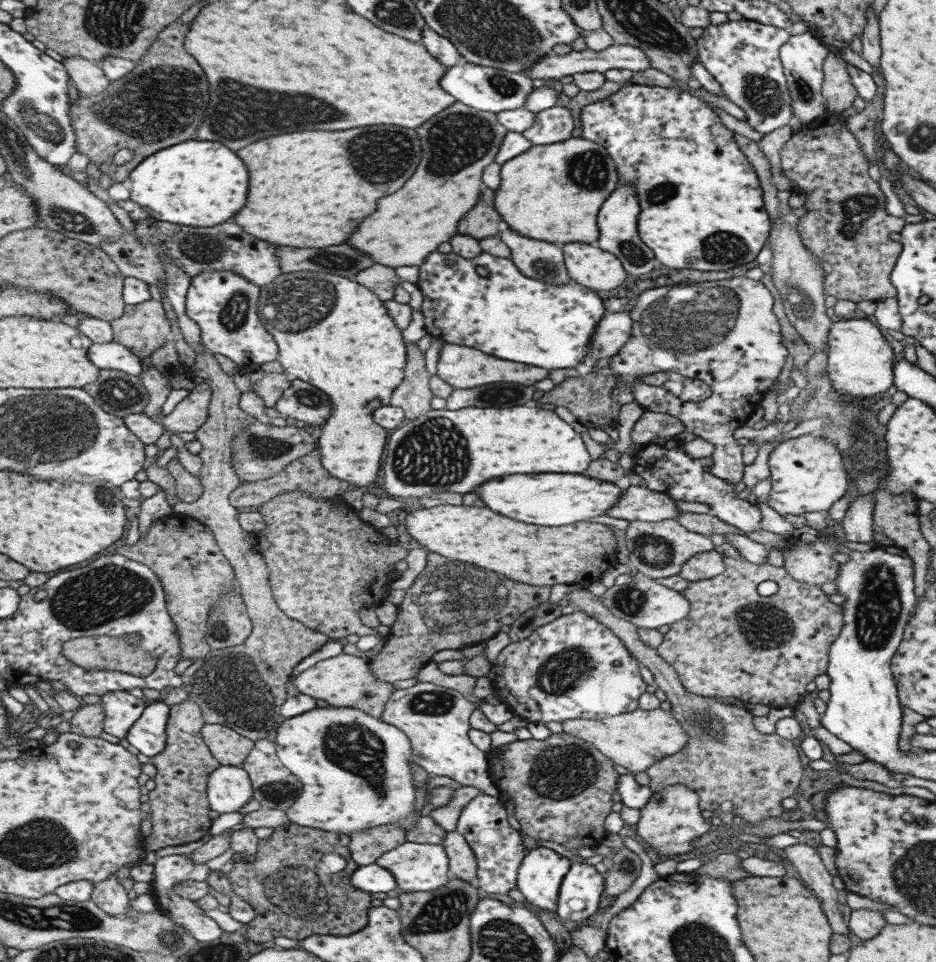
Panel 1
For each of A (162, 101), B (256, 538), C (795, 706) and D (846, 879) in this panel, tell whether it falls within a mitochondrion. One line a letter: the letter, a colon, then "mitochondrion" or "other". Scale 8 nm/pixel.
A: mitochondrion
B: other
C: other
D: other

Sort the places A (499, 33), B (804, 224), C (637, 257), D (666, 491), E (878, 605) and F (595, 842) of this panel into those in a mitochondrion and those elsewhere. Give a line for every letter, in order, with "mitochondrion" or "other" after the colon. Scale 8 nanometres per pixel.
A: mitochondrion
B: other
C: mitochondrion
D: other
E: mitochondrion
F: other

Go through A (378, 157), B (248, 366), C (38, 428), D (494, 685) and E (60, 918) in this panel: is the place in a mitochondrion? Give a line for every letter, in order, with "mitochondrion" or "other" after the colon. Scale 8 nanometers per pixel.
A: mitochondrion
B: other
C: mitochondrion
D: other
E: mitochondrion

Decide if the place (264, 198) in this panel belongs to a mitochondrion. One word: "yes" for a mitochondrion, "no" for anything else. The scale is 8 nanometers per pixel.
no

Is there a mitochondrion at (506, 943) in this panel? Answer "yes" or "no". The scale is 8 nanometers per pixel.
yes

